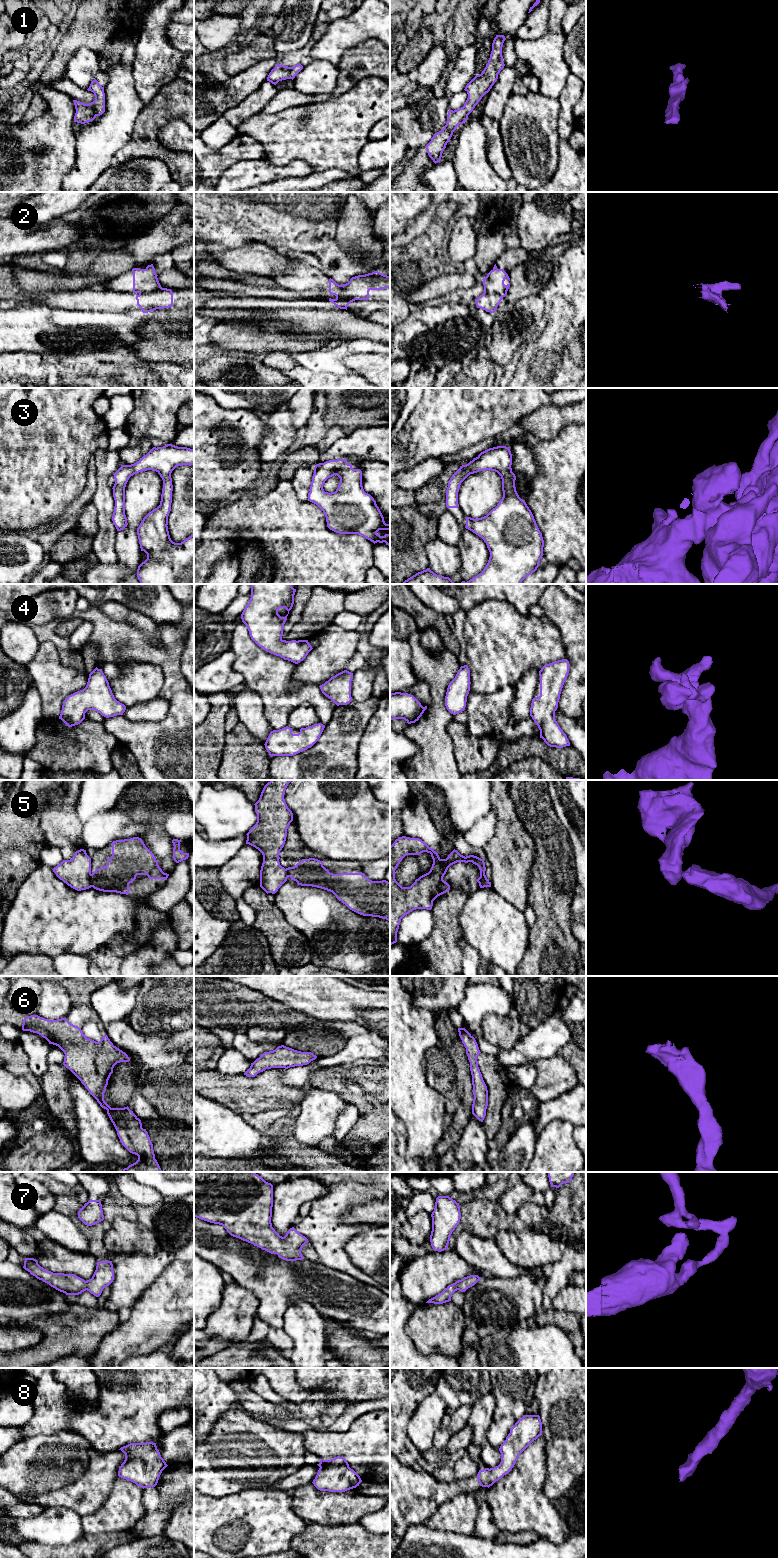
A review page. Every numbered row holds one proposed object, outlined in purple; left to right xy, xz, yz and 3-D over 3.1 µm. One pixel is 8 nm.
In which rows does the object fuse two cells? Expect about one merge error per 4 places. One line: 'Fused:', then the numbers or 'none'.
Fused: 2, 5

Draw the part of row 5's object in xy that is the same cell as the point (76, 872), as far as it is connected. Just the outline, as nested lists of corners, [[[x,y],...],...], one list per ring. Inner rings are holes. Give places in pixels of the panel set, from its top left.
[[[84,849],[76,851],[70,860],[63,860],[52,870],[60,880],[77,891],[92,887],[91,858]]]

